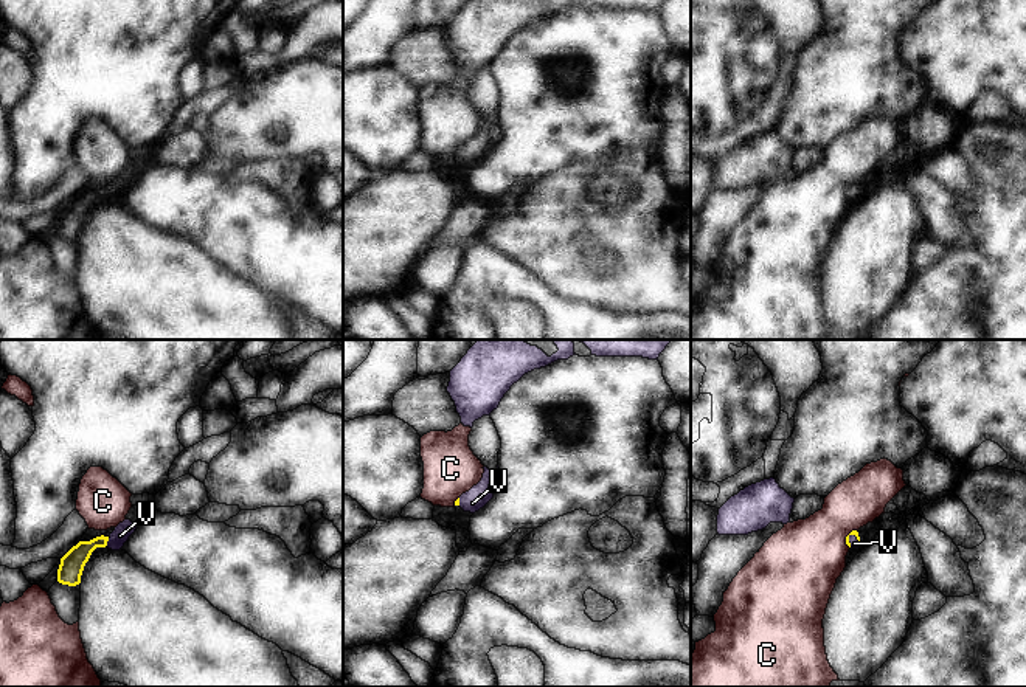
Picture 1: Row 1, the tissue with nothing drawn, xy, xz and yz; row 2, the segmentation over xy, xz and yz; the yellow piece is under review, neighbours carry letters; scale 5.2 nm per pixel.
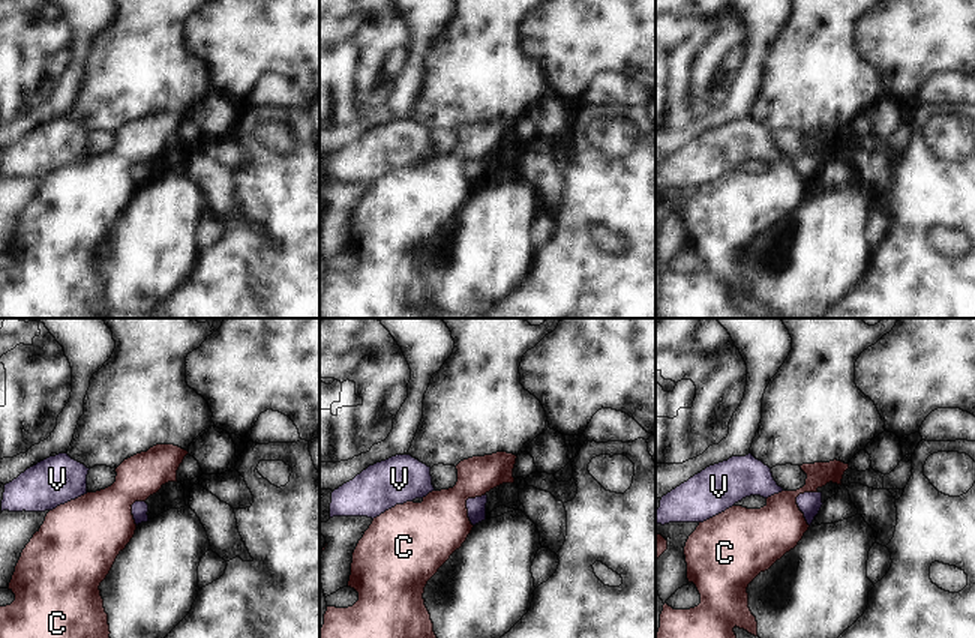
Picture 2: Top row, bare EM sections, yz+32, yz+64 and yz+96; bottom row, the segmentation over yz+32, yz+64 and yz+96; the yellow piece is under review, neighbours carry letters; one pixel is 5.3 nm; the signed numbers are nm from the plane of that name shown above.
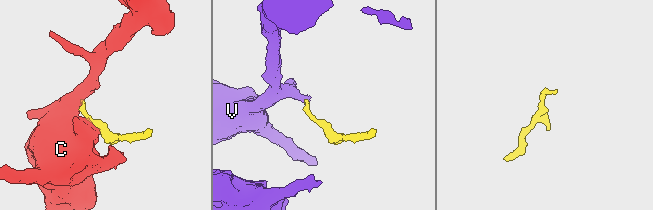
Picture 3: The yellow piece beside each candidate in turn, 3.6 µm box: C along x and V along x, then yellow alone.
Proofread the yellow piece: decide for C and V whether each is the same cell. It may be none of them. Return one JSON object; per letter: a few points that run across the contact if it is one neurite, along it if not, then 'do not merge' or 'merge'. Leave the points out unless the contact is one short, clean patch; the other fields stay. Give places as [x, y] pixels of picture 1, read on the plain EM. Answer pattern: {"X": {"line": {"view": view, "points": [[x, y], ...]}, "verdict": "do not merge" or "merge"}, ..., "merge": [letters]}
{"C": {"line": {"view": "yz", "points": [[856, 182], [846, 189], [849, 200]]}, "verdict": "do not merge"}, "V": {"line": {"view": "xy", "points": [[72, 217], [93, 196], [107, 193], [123, 183]]}, "verdict": "merge"}, "merge": ["V"]}

